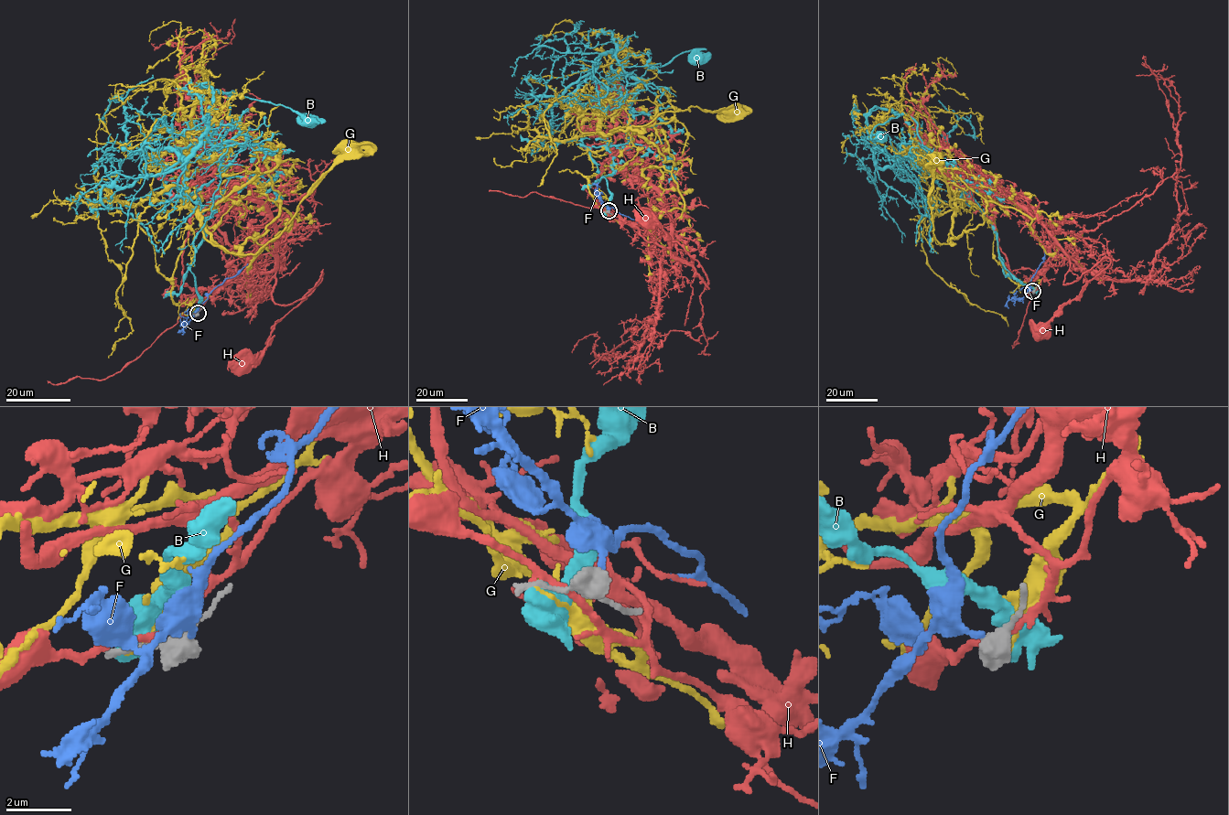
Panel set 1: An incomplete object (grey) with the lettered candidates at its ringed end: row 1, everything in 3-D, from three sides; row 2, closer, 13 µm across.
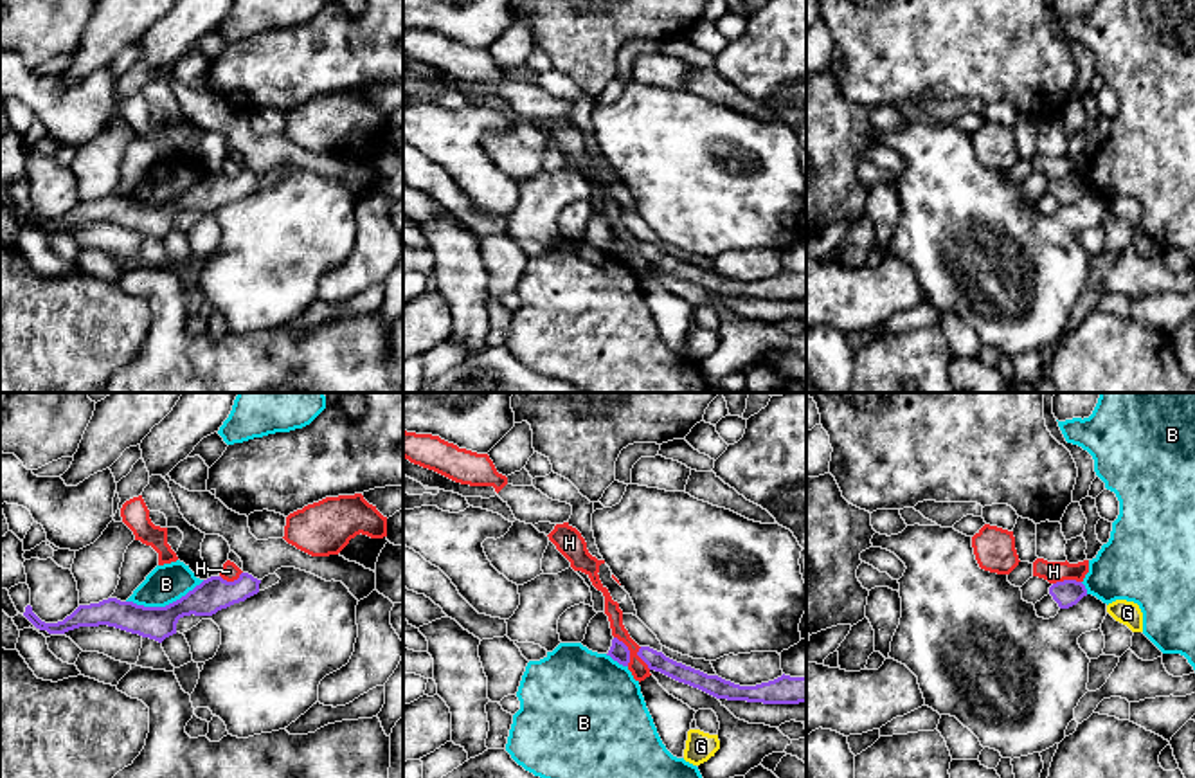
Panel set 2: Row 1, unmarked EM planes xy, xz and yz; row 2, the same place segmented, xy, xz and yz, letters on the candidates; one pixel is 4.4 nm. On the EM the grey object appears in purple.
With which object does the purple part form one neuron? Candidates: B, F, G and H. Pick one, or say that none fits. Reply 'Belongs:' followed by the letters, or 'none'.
Belongs: F

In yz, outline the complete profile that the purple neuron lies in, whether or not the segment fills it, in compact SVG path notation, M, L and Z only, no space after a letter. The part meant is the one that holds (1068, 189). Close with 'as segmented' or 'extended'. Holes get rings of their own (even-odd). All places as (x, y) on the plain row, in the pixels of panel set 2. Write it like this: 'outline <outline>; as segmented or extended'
outline M1064 176L1053 180L1049 184L1049 191L1058 200L1060 205L1069 205L1076 202L1083 193L1087 193L1087 185L1082 178Z; as segmented

